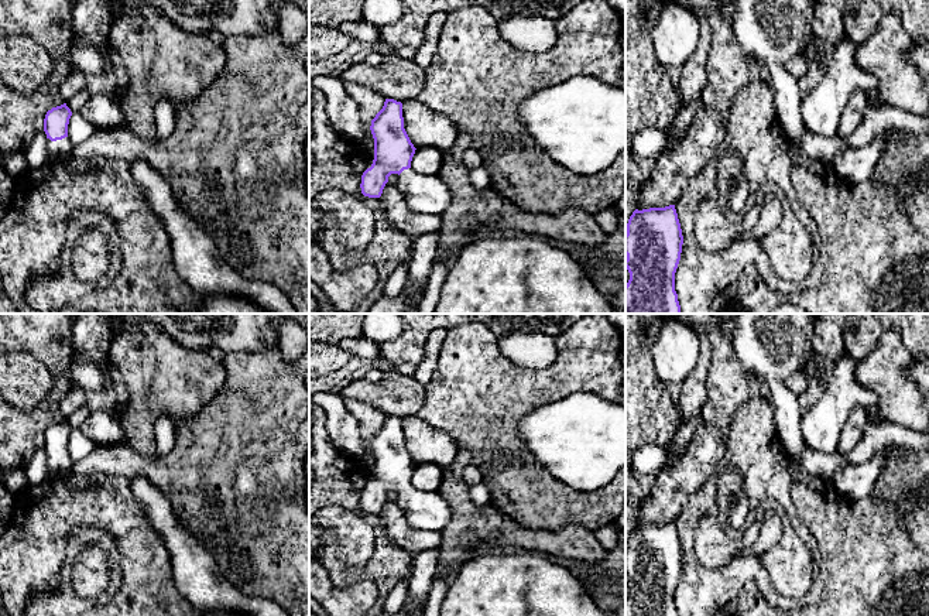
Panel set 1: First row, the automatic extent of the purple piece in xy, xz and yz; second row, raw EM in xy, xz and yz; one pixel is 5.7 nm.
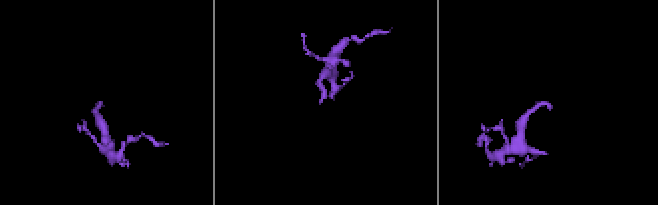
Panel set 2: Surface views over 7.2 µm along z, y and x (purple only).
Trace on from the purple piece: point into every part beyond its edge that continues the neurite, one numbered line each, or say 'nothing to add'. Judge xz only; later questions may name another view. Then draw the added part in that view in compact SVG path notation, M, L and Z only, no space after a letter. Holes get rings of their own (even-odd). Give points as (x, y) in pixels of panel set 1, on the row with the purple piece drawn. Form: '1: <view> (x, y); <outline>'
1: xz (425, 194); M412 168L398 175L397 188L408 208L422 215L442 215L450 205L450 188L438 177L418 174Z

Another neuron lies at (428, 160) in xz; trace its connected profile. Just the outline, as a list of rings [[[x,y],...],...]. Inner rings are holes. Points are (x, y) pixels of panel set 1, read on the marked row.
[[[416,148],[411,161],[411,168],[418,174],[438,175],[442,168],[443,153],[438,148]]]

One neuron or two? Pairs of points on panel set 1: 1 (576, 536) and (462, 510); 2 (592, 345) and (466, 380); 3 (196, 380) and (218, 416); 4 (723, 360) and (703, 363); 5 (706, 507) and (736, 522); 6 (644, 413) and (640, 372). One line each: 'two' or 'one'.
1: one
2: one
3: two
4: two
5: two
6: one

